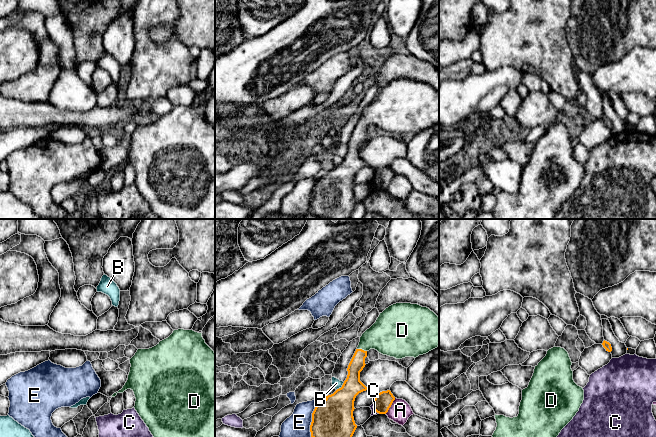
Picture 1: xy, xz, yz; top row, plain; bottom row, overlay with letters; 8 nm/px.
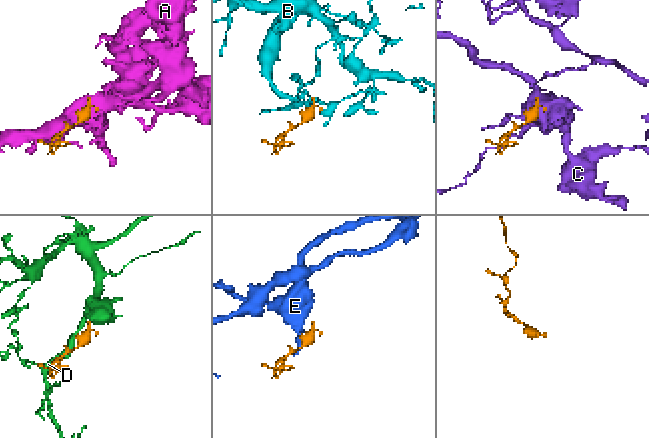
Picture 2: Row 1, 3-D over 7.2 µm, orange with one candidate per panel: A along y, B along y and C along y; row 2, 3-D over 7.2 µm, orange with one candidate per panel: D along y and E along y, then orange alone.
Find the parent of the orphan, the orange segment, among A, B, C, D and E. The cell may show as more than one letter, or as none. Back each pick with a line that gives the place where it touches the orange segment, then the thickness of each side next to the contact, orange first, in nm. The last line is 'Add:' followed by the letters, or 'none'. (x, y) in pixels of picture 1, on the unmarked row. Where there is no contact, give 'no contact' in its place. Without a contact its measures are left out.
D: xz (361, 125) | 120/300 nm
Add: D

